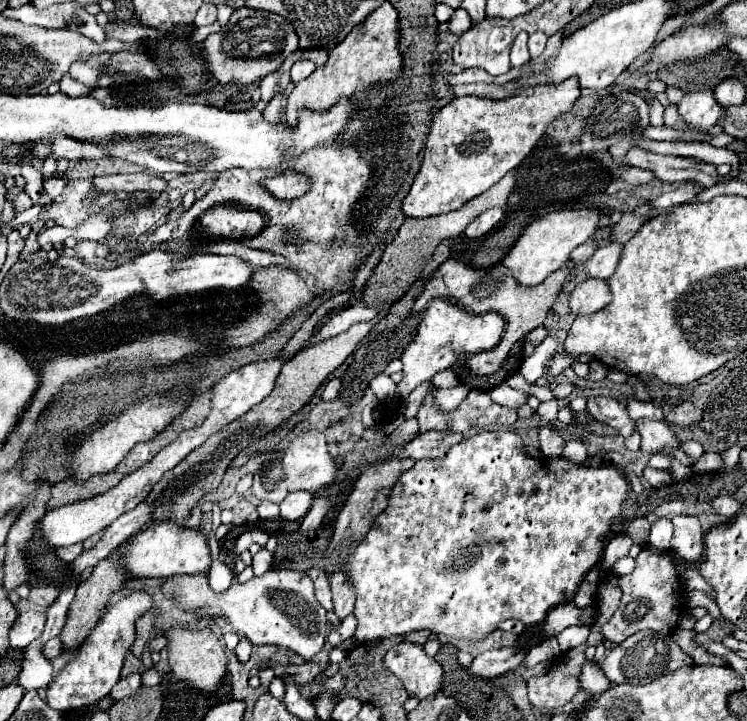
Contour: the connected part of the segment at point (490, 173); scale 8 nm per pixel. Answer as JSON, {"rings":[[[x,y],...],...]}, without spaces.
{"rings":[[[570,77],[556,87],[542,85],[526,89],[516,97],[500,101],[480,97],[452,99],[432,119],[420,171],[402,205],[404,215],[430,217],[448,213],[490,189],[510,169],[522,163],[546,127],[562,113],[568,113],[578,97],[578,81]]]}

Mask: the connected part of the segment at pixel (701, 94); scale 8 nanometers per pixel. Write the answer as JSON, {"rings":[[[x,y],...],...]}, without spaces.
{"rings":[[[696,89],[696,91],[686,91],[682,101],[678,103],[678,113],[680,117],[698,129],[710,129],[712,125],[718,123],[722,115],[722,105],[714,101],[714,91],[712,89]]]}

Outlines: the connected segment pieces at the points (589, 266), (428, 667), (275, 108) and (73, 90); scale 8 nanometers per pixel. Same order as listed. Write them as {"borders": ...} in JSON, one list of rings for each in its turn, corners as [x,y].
{"borders":[[[[610,241],[608,245],[600,247],[586,263],[584,263],[584,271],[590,277],[596,279],[610,279],[618,261],[620,261],[620,253],[622,253],[622,245],[618,245],[616,241]]],[[[400,643],[384,655],[382,665],[404,683],[408,697],[426,699],[434,695],[444,679],[442,665],[426,657],[422,645]]],[[[282,91],[276,93],[276,97],[266,105],[264,117],[266,117],[268,123],[278,123],[280,121],[280,113],[282,113]]],[[[66,73],[66,77],[62,77],[62,81],[60,81],[60,91],[66,93],[68,97],[80,97],[91,92],[89,88],[78,83],[76,79],[72,79],[68,73]]]]}

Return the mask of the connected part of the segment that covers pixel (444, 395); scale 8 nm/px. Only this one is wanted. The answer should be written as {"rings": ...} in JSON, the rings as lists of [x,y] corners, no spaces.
{"rings":[[[458,385],[452,389],[436,389],[434,391],[434,405],[442,413],[452,413],[454,409],[458,409],[458,405],[466,399],[468,393],[470,393],[468,385]]]}

